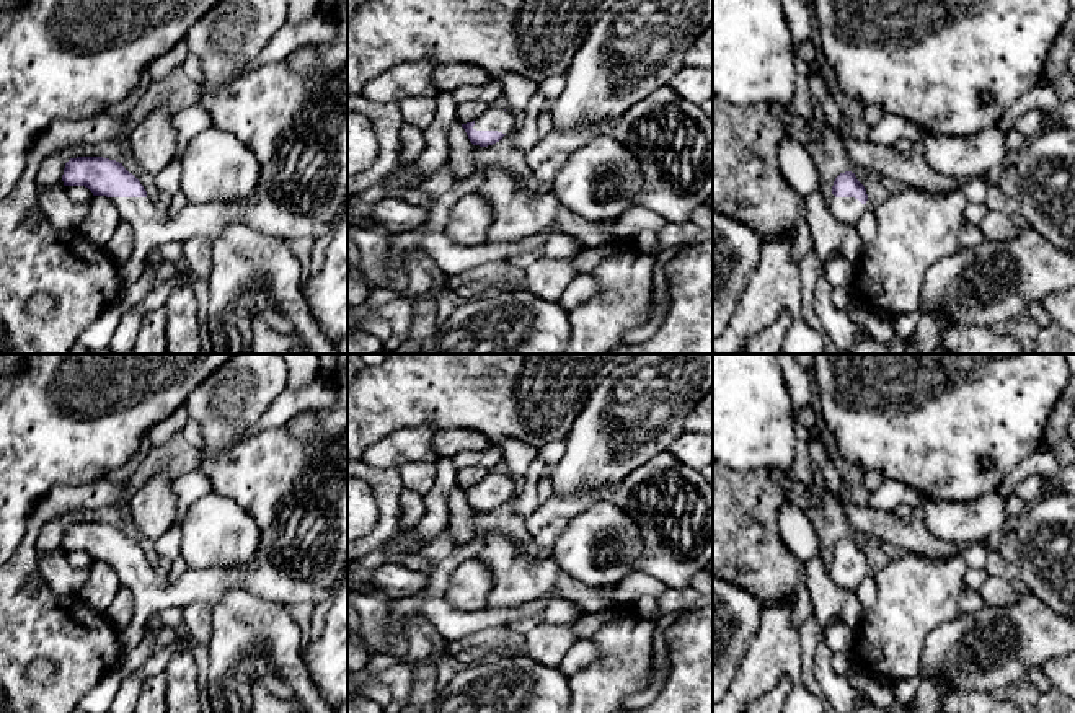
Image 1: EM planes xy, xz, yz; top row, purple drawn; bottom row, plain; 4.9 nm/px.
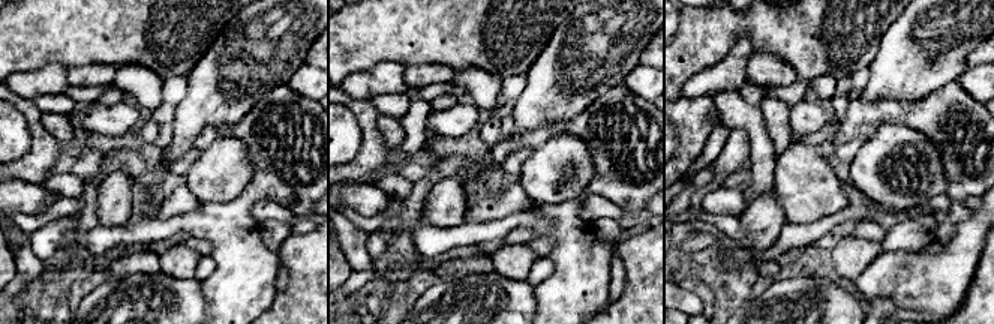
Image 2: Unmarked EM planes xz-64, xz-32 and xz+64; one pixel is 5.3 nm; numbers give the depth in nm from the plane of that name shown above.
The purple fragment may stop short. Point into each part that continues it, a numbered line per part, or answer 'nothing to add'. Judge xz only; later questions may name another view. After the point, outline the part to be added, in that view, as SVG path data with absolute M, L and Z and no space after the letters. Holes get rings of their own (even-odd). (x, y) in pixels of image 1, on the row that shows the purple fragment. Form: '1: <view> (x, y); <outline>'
1: xz (498, 119); M489 108L481 117L475 121L473 129L476 131L498 131L506 135L515 132L515 121L509 109Z

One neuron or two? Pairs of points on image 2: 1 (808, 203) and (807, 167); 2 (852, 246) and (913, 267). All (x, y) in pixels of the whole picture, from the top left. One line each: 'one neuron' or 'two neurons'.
1: one neuron
2: two neurons

